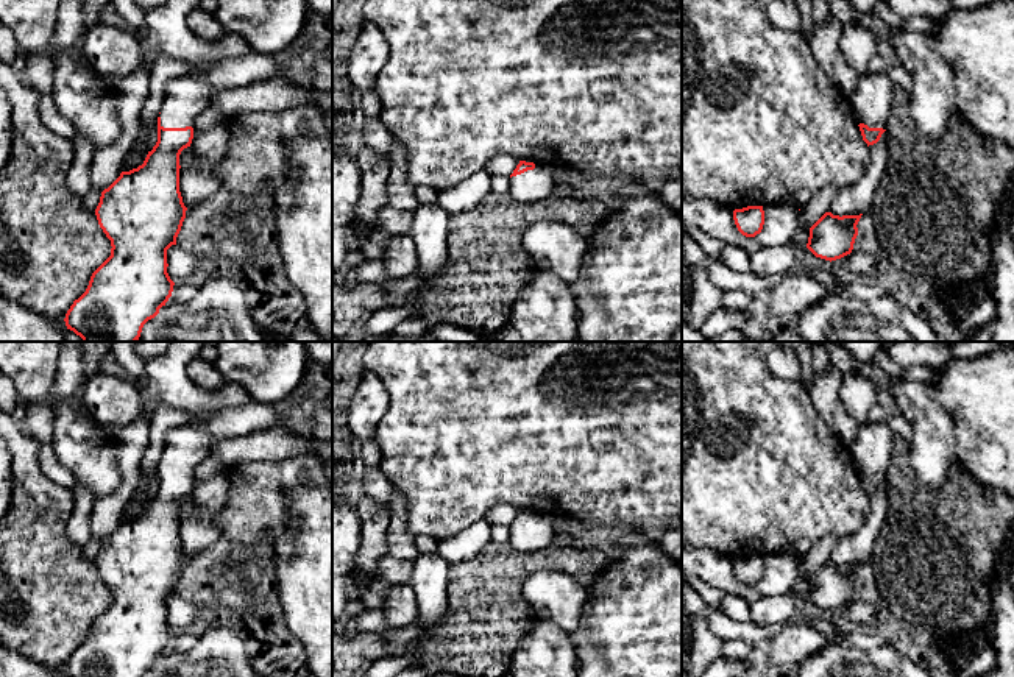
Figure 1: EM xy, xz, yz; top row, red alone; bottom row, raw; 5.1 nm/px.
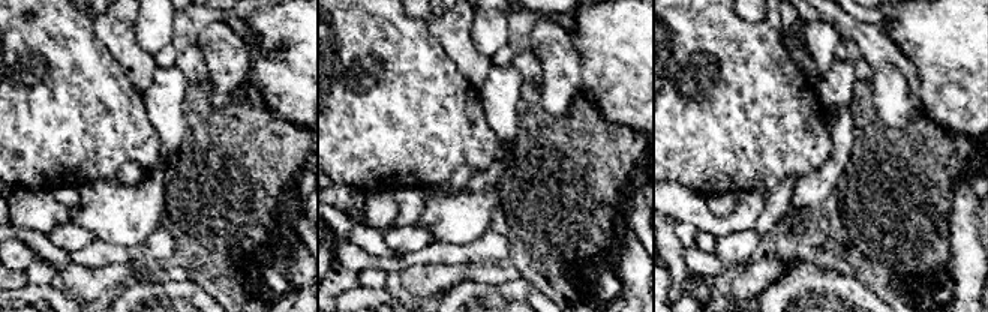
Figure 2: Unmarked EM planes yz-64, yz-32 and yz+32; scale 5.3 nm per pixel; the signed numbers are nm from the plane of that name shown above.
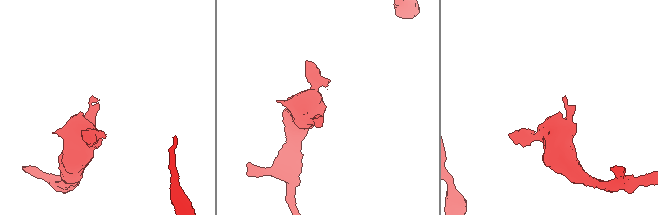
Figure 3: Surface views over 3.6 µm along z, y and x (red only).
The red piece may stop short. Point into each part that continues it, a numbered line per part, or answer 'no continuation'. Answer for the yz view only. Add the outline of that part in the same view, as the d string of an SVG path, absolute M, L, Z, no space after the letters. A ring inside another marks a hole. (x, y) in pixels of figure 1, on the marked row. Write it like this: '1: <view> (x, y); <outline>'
1: yz (871, 103); M886 72L864 73L850 97L855 119L869 128L888 128L895 89Z

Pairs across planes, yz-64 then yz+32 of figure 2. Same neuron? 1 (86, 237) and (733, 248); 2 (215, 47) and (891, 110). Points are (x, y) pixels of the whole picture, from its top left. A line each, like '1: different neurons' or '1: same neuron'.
1: same neuron
2: same neuron

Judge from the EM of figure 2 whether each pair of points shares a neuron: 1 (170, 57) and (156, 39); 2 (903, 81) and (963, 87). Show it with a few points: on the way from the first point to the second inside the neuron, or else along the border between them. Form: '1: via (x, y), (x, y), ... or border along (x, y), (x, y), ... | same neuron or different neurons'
1: border along (171, 41), (155, 56) | different neurons
2: border along (903, 53), (921, 81), (921, 101), (928, 113) | different neurons

